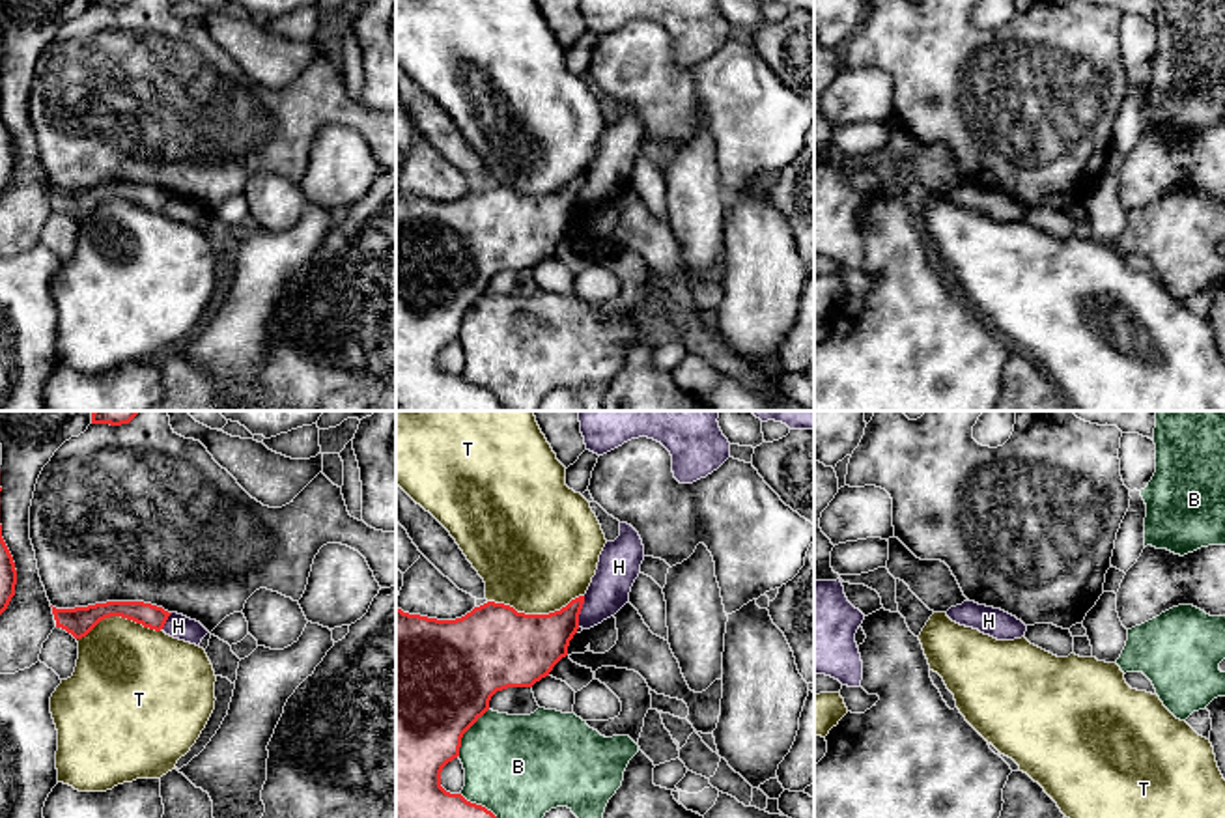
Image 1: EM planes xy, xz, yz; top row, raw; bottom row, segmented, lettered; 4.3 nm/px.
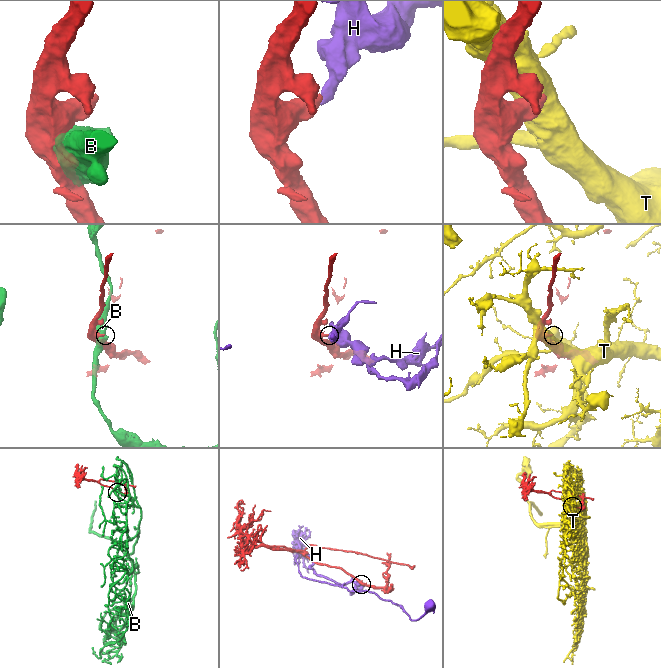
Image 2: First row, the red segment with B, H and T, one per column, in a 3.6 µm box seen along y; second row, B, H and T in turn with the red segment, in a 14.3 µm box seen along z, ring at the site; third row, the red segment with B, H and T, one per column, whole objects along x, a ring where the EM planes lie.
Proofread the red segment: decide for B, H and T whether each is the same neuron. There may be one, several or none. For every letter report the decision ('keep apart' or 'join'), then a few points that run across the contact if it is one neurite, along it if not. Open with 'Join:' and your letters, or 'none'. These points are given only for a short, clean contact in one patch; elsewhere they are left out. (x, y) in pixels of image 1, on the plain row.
Join: none
B: keep apart
H: keep apart; line xz (585, 178), (577, 208)
T: keep apart

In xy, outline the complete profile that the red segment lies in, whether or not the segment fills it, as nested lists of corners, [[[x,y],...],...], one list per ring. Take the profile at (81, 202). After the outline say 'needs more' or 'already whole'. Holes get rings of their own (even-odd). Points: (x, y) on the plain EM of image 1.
[[[106,183],[88,189],[56,190],[52,189],[56,209],[65,211],[75,220],[86,219],[101,202],[121,198],[161,213],[172,194],[144,183]]]; already whole

